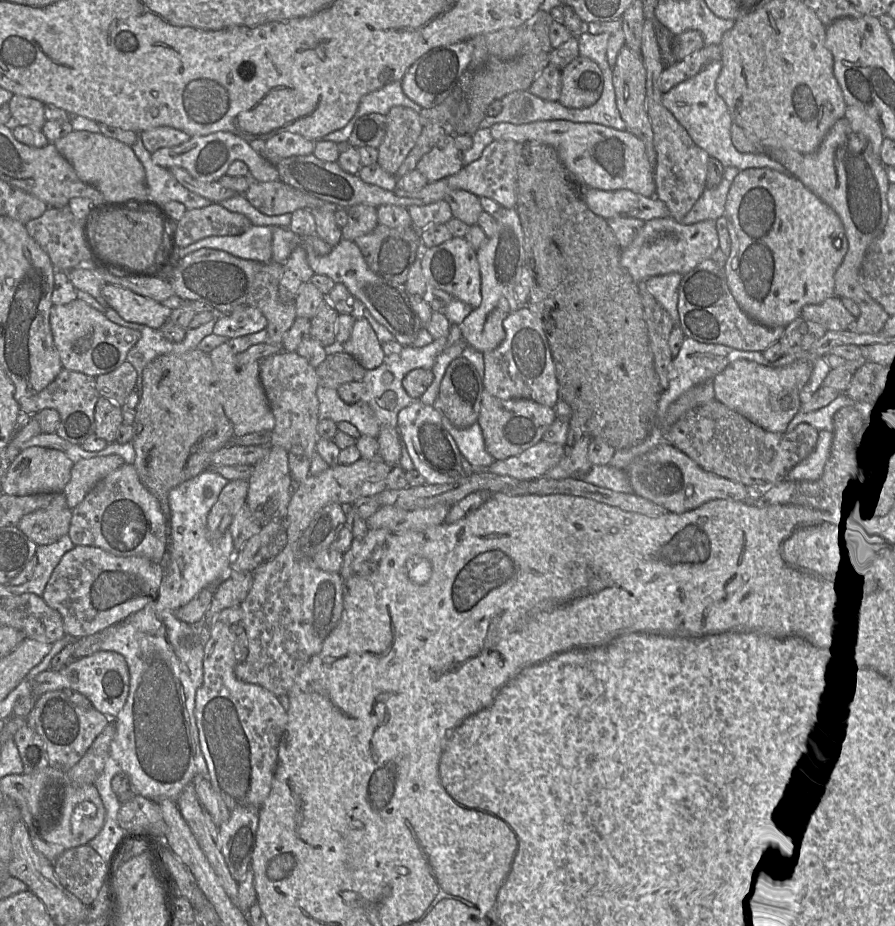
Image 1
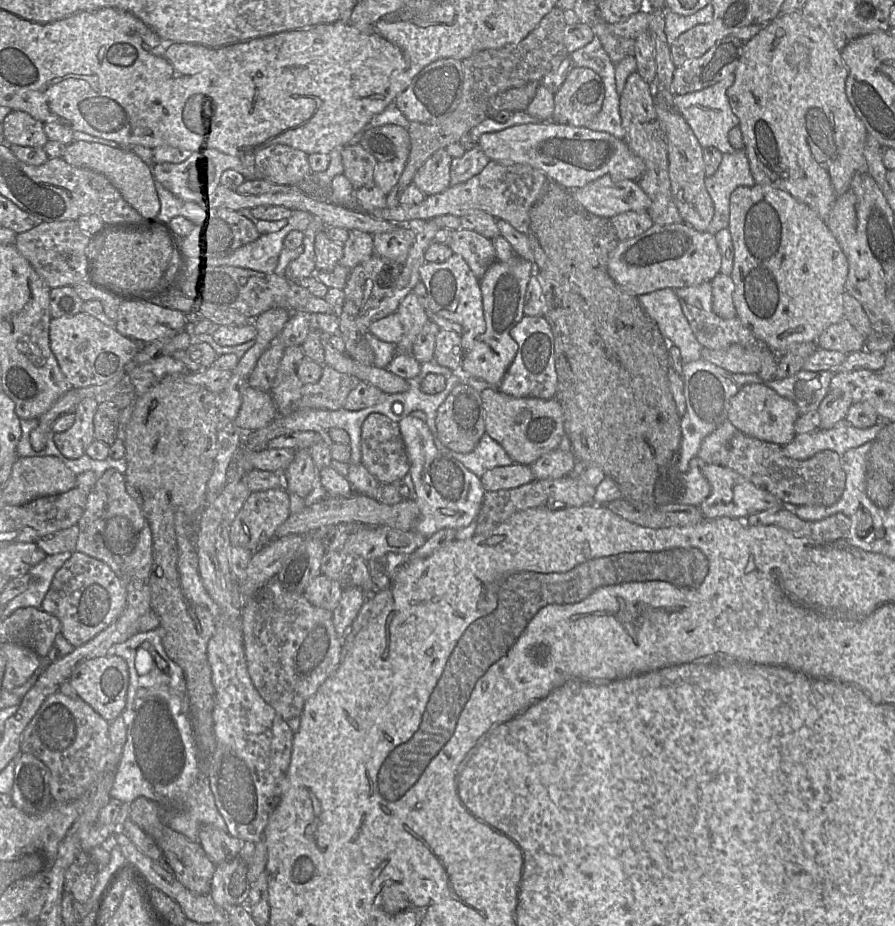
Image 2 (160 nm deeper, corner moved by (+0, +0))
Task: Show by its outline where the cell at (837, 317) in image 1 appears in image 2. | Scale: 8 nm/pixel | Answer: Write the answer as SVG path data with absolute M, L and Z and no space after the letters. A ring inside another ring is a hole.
M844 318L826 328L817 343L819 349L839 351L848 355L865 348L865 337Z

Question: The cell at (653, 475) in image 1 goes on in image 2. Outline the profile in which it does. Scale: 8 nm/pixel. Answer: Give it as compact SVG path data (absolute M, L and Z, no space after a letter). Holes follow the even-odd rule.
M705 464L702 473L710 484L710 494L699 506L705 519L730 517L745 521L751 514L776 510L784 504L767 491L755 486L734 470L718 464Z

